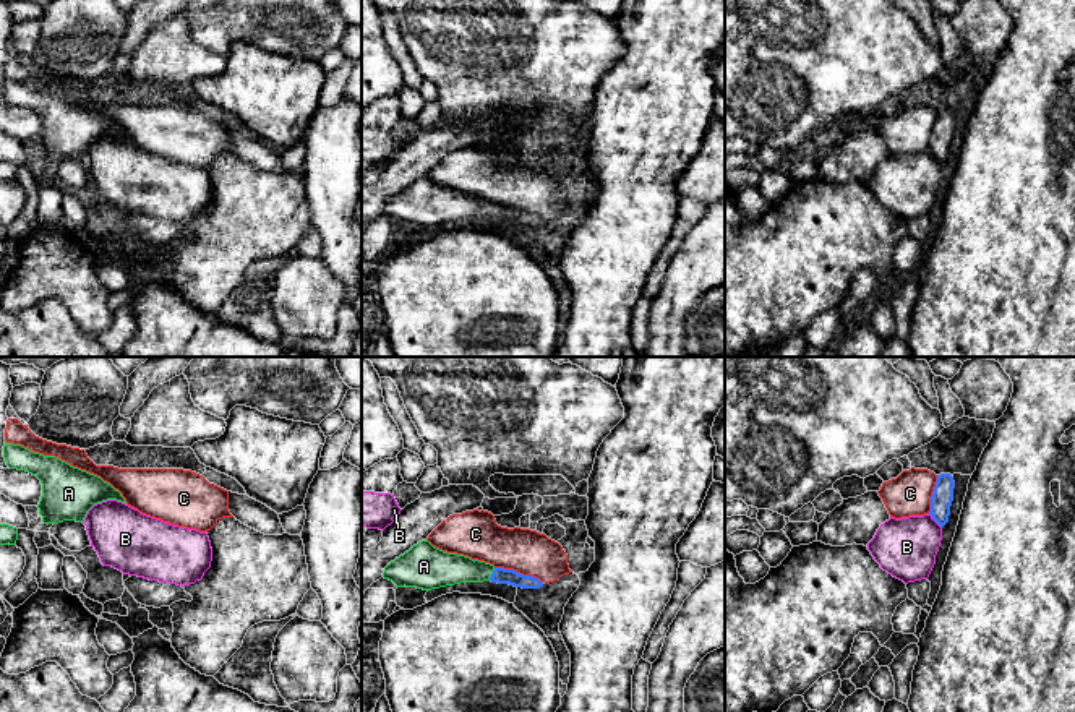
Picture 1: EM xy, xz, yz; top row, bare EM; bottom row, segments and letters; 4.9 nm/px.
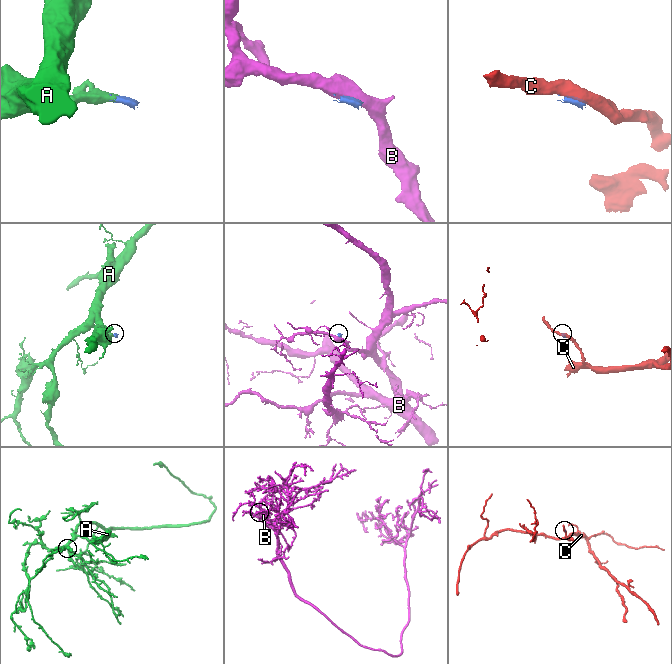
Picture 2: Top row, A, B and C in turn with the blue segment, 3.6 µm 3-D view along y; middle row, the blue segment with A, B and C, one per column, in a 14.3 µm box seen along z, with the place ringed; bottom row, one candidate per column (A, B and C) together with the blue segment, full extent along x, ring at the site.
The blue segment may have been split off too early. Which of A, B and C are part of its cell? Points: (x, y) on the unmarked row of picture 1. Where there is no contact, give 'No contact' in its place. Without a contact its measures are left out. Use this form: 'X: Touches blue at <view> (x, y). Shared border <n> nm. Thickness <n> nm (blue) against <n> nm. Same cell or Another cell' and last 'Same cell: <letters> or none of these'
A: Touches blue at xz (492, 211). Shared border 70 nm. Thickness 80 nm (blue) against 170 nm. Same cell
B: Touches blue at yz (934, 156). Shared border 100 nm. Thickness 110 nm (blue) against 300 nm. Another cell
C: Touches blue at xz (519, 210). Shared border 260 nm. Thickness 80 nm (blue) against 220 nm. Another cell
Same cell: A

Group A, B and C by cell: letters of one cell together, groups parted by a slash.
A / B / C

